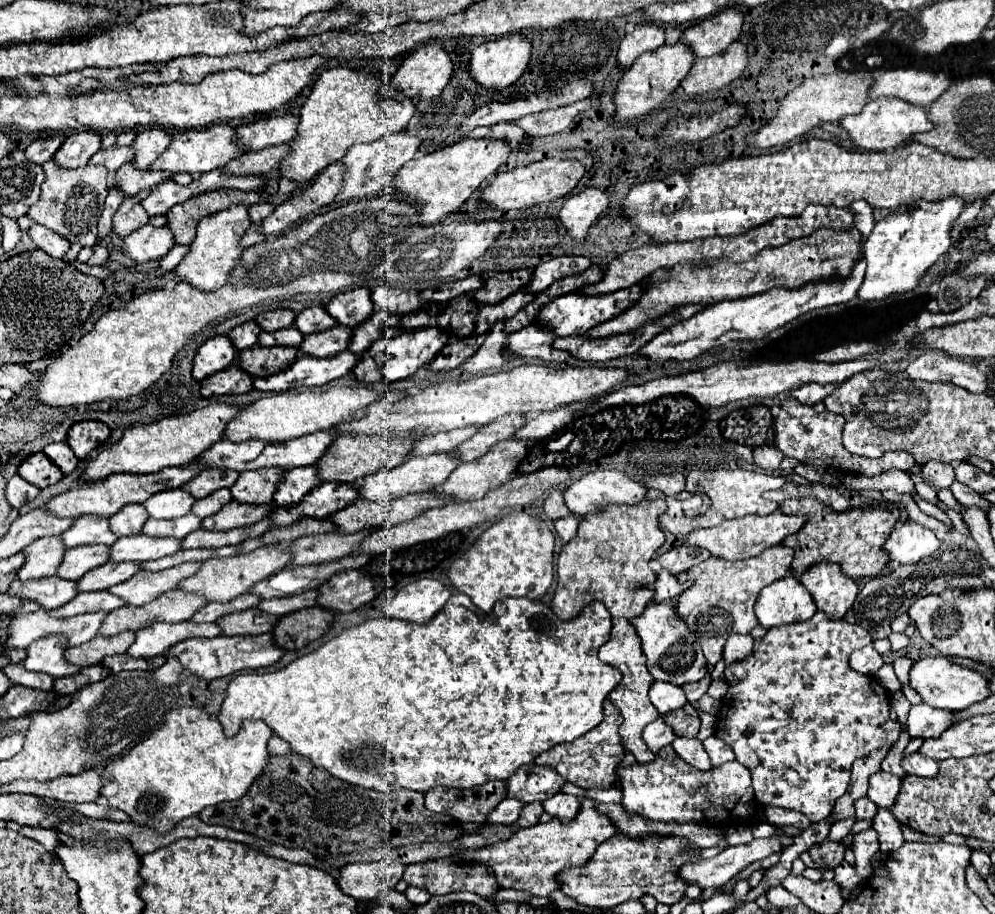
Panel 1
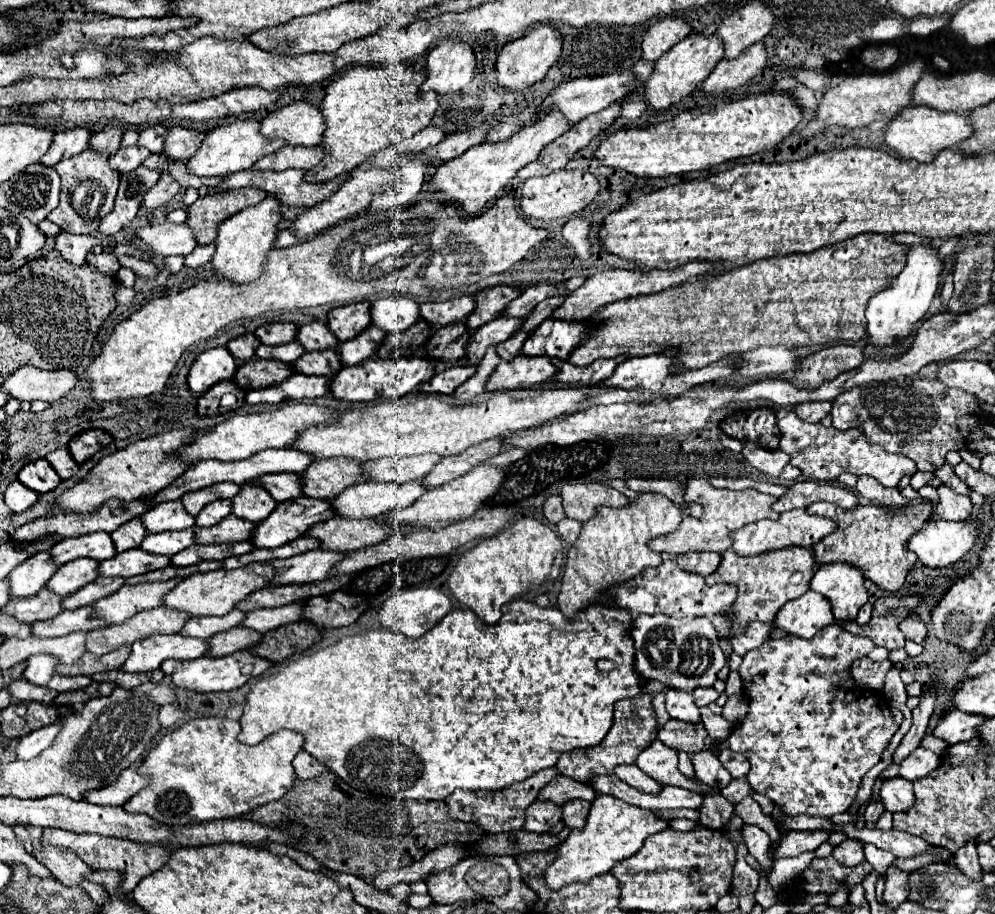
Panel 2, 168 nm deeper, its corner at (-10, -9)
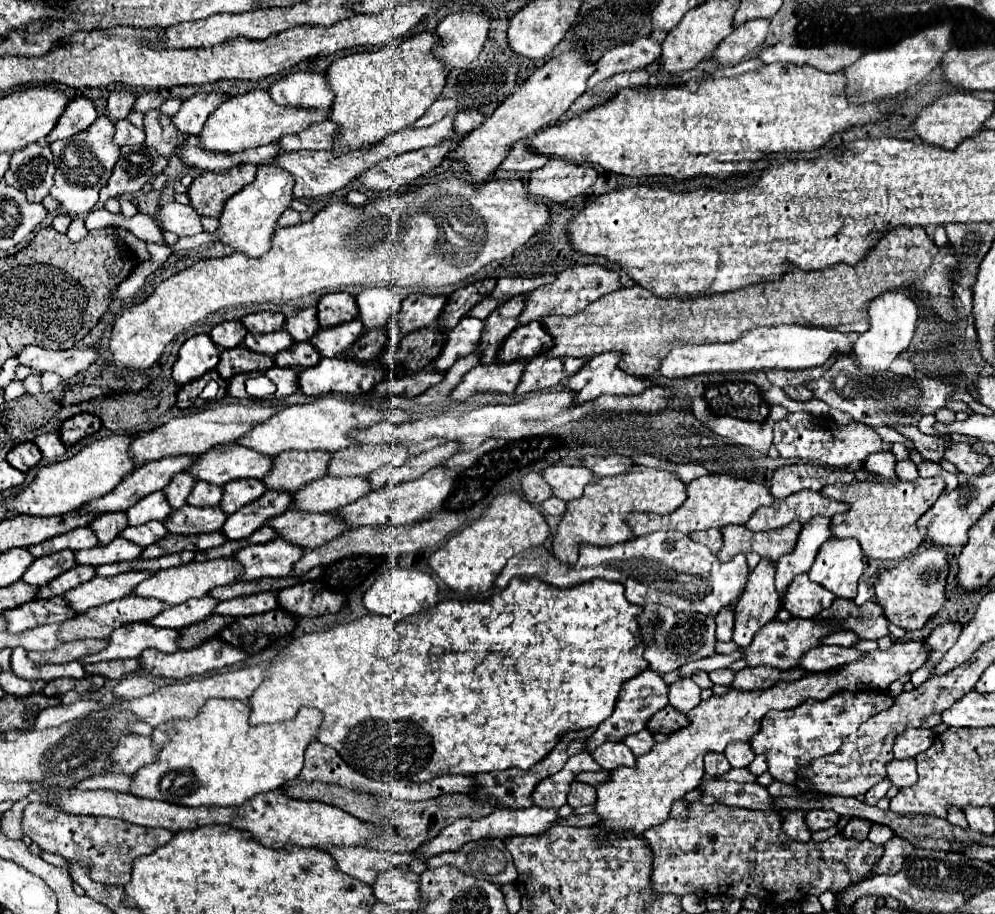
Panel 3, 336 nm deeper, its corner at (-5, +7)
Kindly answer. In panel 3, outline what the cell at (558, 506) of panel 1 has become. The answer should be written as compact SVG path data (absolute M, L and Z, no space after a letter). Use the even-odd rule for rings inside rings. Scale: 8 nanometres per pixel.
M529 472L521 478L521 488L523 488L523 494L525 494L525 500L531 502L531 504L541 504L543 500L547 500L551 496L551 488L549 484L543 482L541 474L537 472Z

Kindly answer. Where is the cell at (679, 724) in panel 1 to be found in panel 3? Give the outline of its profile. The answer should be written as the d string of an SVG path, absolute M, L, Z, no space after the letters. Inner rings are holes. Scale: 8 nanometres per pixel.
M671 706L661 708L659 712L655 712L655 716L651 716L651 720L647 722L647 730L649 732L661 732L661 734L671 734L675 730L681 730L689 724L687 716L677 712Z

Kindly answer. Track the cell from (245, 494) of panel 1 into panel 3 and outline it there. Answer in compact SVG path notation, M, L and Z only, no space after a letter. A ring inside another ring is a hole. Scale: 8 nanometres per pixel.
M255 478L227 482L223 486L223 498L221 498L219 506L223 506L223 512L233 514L239 508L251 504L251 500L257 500L263 492L265 492L263 482L261 480L255 480Z

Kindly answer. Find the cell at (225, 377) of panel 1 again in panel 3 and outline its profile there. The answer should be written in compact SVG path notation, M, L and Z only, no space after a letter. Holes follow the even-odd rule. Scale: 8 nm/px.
M211 370L211 372L207 372L205 376L197 378L195 382L189 382L189 384L181 386L179 392L177 392L177 404L175 404L175 406L177 406L177 408L191 408L191 406L195 406L195 404L197 404L197 396L201 394L201 390L203 390L211 380L217 380L217 382L221 384L217 398L223 398L223 396L225 396L225 386L227 386L227 382L217 374L217 370Z

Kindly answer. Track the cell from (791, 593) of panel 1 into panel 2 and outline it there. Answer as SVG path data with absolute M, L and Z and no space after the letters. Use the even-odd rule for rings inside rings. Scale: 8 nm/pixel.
M808 590L796 600L788 600L776 614L776 626L780 630L806 640L832 622L834 616L828 600L814 590Z

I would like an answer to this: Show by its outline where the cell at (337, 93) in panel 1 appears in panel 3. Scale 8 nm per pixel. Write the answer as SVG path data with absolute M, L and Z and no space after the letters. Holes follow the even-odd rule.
M425 30L401 40L399 44L391 43L392 40L383 46L369 46L370 50L366 52L353 52L341 56L327 70L329 86L335 92L335 102L331 106L329 118L339 124L339 136L335 138L335 148L343 152L361 148L363 144L379 142L383 136L411 126L439 98L445 86L445 66L441 60L433 56L433 48L441 42L437 32Z

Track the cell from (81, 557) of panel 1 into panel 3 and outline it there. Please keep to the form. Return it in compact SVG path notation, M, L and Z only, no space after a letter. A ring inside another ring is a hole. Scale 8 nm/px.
M61 550L61 552L55 552L51 556L37 558L35 564L31 564L31 568L27 568L27 572L23 574L21 580L31 584L31 586L43 586L73 566L75 566L73 552Z

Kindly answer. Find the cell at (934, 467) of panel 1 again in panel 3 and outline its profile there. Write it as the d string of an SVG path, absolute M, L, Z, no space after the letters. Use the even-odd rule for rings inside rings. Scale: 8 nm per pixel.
M928 414L928 415L922 416L922 418L918 423L919 430L924 434L943 436L939 434L936 428L934 427L935 422L936 422L936 418L934 414Z

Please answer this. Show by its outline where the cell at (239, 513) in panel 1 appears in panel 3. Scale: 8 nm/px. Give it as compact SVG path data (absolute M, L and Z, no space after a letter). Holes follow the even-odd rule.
M185 504L179 510L173 510L163 524L167 526L169 534L203 534L203 532L217 532L223 522L227 520L227 514L215 506L215 508L195 508Z

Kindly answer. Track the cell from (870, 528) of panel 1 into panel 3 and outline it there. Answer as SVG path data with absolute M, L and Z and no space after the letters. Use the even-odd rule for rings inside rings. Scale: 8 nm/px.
M917 478L915 482L891 480L891 482L853 482L831 484L821 490L825 498L851 504L851 508L833 518L831 532L835 538L859 540L865 556L873 560L901 560L915 552L923 540L923 528L917 528L917 520L935 504L937 496L945 490L943 478Z

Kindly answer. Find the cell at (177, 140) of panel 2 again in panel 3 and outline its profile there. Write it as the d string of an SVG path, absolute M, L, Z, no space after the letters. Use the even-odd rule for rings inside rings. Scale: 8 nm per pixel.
M219 92L195 94L183 102L181 110L173 116L173 124L177 126L177 130L181 134L197 136L197 134L201 134L201 128L207 122L207 118L211 116L211 112L217 110L217 106L225 100L227 100L227 96L219 94Z

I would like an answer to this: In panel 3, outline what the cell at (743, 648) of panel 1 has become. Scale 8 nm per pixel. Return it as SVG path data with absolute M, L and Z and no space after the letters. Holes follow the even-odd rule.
M761 560L749 574L745 592L735 606L733 642L737 642L741 648L749 646L757 630L769 620L775 620L779 612L779 594L773 586L773 576L775 564L771 564L771 560Z

